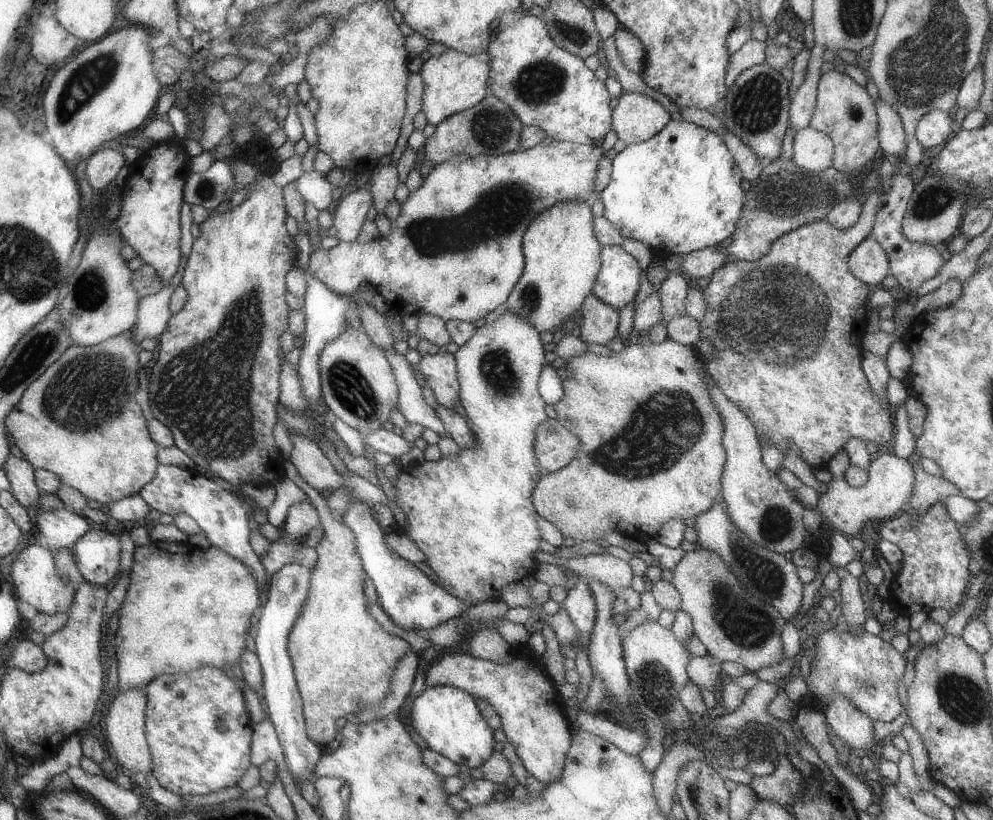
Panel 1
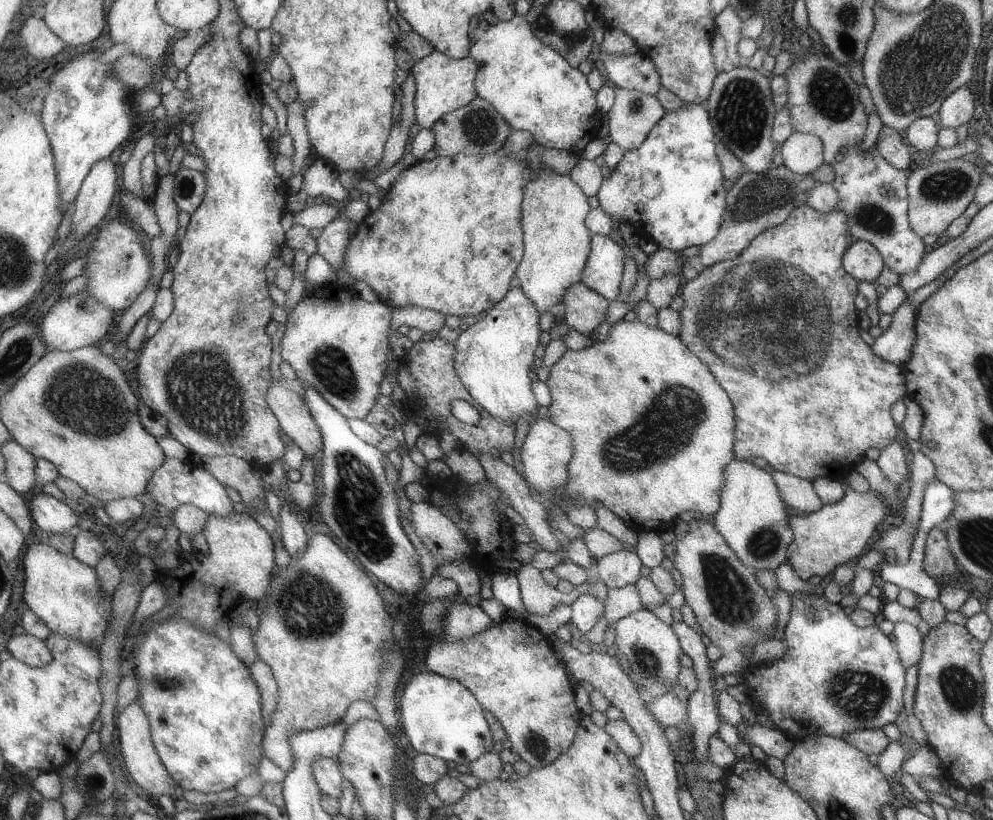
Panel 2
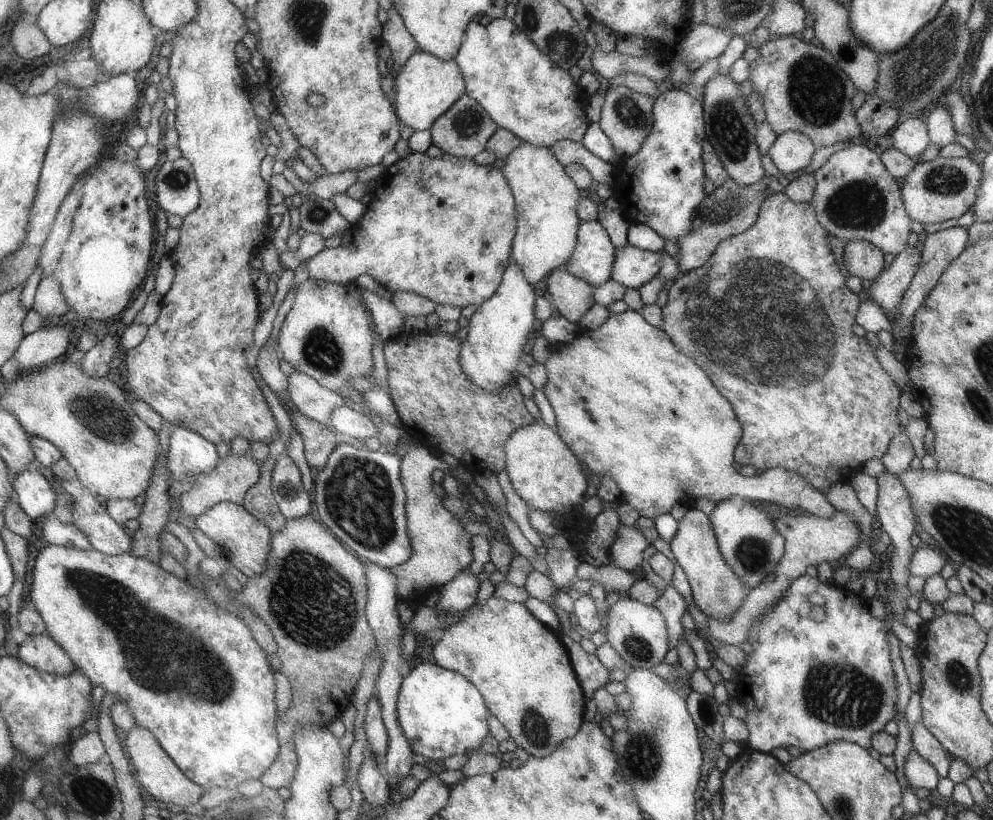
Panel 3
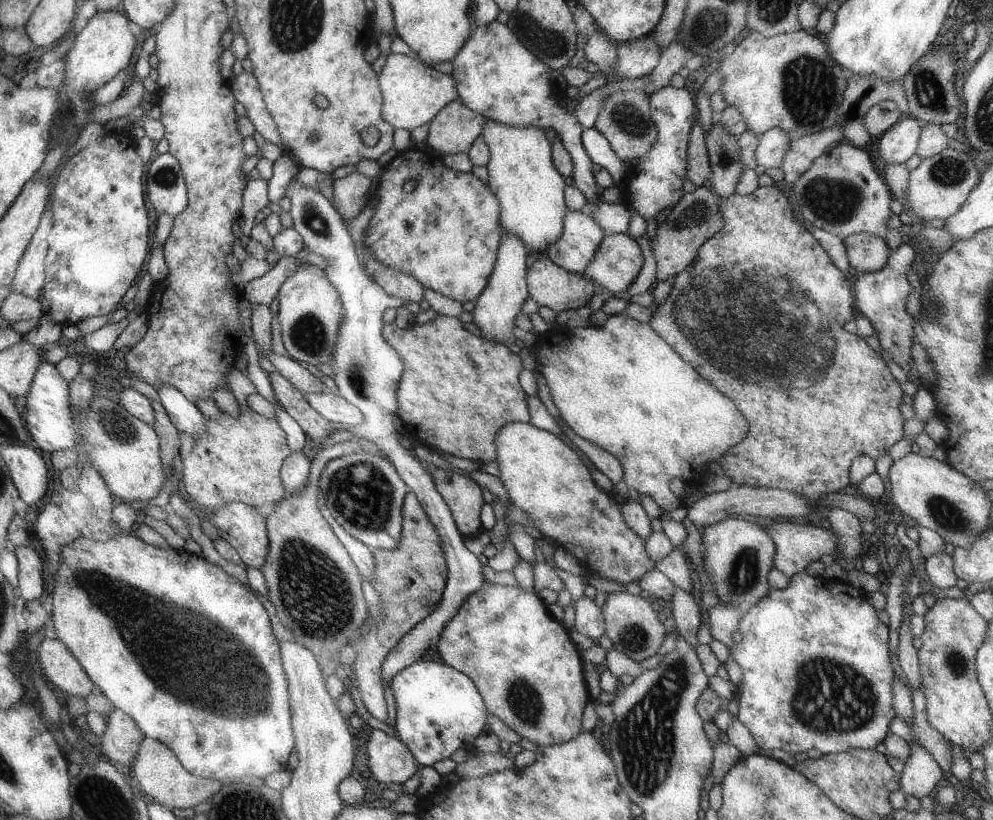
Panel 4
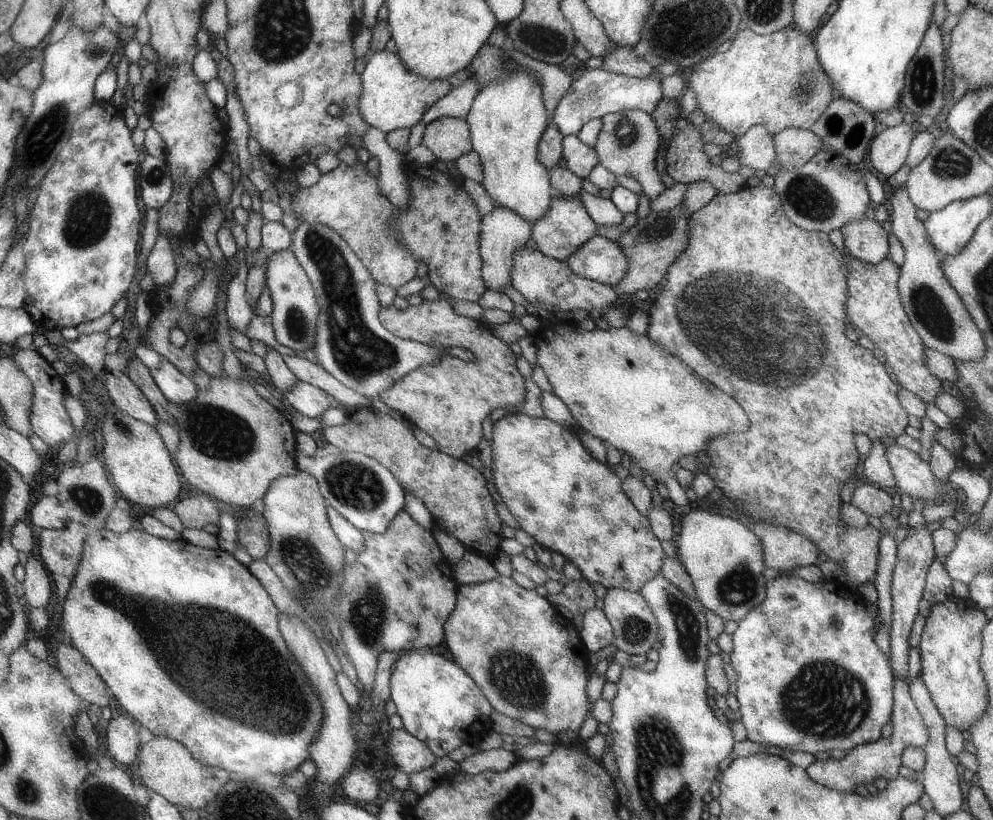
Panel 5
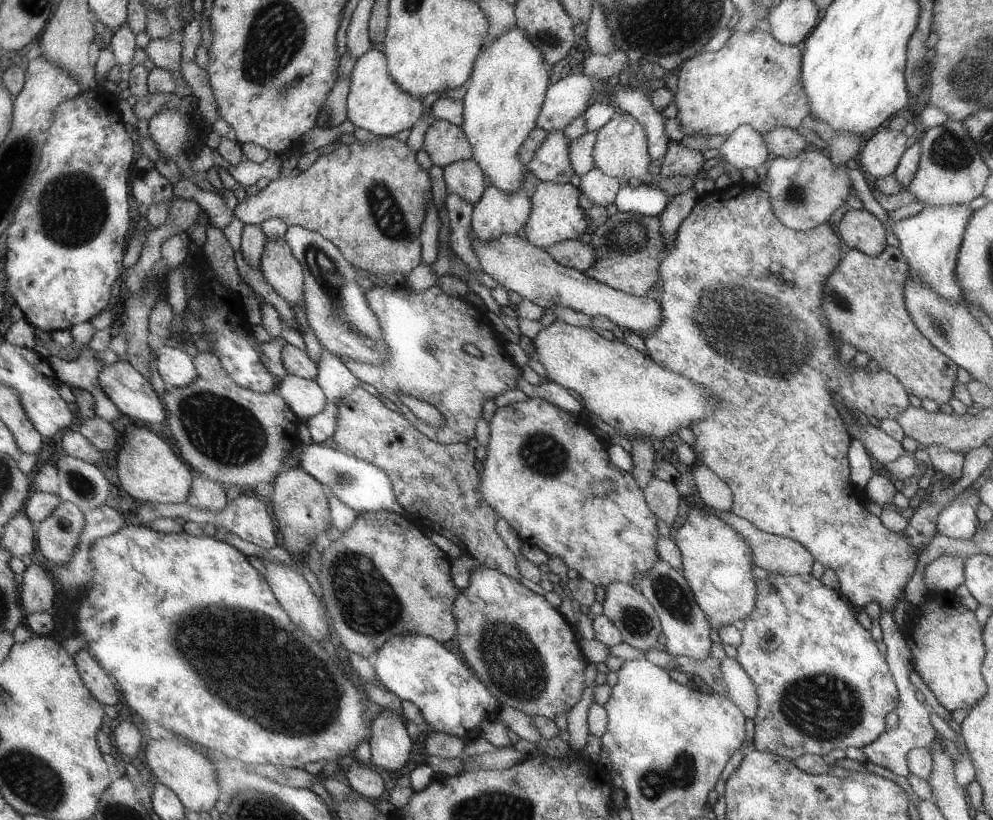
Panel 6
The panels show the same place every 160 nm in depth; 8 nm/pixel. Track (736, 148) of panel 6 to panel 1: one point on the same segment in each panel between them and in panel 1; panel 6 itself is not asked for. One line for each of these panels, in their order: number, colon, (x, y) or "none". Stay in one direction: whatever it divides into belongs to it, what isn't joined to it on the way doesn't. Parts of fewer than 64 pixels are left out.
1: (812, 151)
2: (801, 153)
3: (791, 151)
4: (771, 145)
5: (754, 149)

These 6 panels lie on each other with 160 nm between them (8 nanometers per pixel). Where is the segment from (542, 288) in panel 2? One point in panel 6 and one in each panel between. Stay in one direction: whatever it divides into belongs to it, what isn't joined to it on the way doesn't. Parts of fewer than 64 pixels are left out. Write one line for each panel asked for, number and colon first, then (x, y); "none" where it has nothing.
3: (546, 197)
4: (520, 173)
5: (508, 119)
6: (509, 84)

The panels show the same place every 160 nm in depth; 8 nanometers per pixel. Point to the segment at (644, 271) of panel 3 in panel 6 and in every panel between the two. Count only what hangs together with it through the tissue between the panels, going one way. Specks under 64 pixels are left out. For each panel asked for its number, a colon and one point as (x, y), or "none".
4: (616, 263)
5: (599, 259)
6: (570, 253)

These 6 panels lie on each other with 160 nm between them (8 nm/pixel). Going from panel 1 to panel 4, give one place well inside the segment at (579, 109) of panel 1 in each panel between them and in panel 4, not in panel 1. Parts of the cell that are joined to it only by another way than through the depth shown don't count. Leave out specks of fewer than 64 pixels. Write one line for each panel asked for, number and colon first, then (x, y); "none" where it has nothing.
2: (536, 89)
3: (520, 86)
4: (498, 77)

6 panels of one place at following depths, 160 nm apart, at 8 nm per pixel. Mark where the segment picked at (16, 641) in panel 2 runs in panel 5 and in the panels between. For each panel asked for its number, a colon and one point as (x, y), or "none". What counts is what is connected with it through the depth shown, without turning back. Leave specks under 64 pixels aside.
3: (42, 652)
4: (64, 671)
5: (84, 678)

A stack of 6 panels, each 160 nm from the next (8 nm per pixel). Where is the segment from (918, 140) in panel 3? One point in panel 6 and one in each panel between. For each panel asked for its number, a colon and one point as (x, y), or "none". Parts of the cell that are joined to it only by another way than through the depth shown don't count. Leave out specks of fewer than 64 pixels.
4: (895, 145)
5: (887, 152)
6: (880, 156)

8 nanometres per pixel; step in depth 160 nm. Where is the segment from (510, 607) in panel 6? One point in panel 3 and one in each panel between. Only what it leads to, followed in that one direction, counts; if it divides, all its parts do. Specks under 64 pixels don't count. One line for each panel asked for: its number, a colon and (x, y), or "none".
3: (520, 665)
4: (503, 637)
5: (528, 660)

